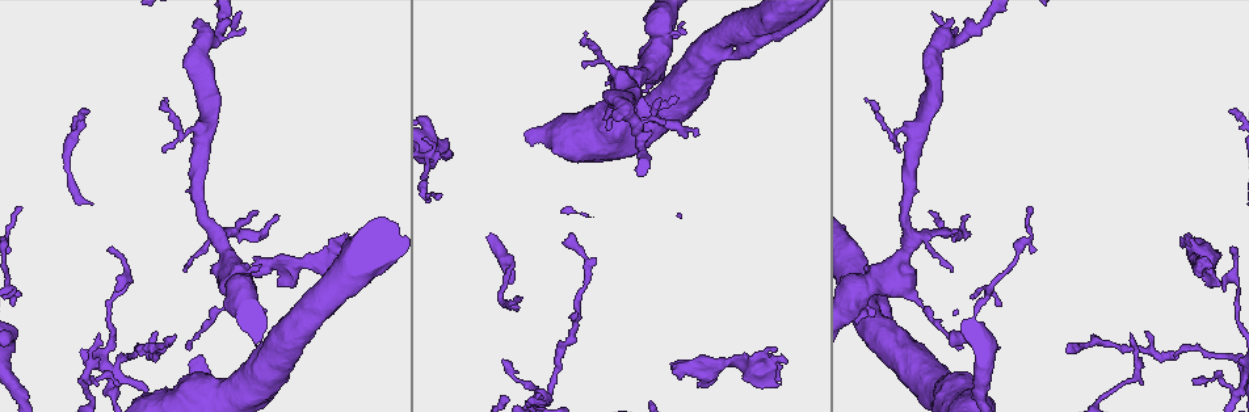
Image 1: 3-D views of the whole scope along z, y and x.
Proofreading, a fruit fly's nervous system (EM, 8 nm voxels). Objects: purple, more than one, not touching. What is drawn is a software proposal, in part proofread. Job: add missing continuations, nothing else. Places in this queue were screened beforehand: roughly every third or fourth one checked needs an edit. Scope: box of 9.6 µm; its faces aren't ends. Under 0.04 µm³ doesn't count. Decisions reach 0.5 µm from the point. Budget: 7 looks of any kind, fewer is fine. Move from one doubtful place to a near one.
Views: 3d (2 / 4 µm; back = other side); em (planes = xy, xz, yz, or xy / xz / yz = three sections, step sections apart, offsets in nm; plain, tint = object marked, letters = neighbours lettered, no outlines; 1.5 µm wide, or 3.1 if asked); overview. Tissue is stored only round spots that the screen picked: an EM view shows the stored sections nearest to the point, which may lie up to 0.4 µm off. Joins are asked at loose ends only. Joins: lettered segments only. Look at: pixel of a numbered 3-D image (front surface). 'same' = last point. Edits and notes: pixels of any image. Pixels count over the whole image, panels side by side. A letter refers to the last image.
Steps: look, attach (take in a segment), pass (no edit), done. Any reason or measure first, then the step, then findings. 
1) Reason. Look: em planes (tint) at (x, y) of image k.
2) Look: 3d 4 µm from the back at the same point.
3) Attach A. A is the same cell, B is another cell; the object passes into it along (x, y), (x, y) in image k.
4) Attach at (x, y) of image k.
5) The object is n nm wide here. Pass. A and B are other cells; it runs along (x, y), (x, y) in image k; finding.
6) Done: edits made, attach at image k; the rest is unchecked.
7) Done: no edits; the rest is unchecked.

Tapers out. Look: em xy step 8 (letters) at (1144, 332) of image 1.

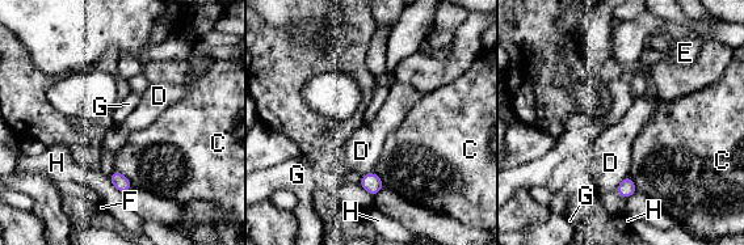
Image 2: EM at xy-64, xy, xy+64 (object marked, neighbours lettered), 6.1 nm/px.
Pass. C, D, E, F, G and H are other cells; a border runs along (627, 174), (614, 190) in image 2; none of them fits.

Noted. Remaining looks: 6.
Free end. Look: em planes (letters) at (1029, 207) of image 1.

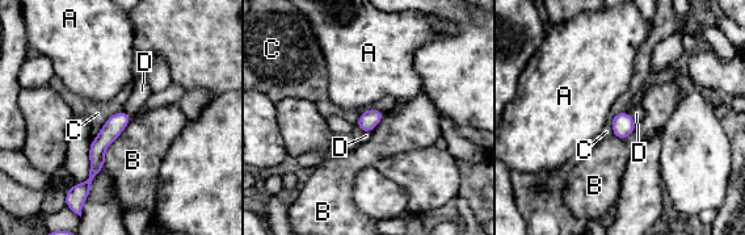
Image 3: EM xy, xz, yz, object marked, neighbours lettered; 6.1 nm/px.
Pass. A, B, C and D are other cells; a border runs along (122, 110), (112, 114), (92, 141) in image 3; no lettered segment goes on from it.

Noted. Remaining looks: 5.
Free end. Look: em planes (tint) at (277, 214) of image 1.

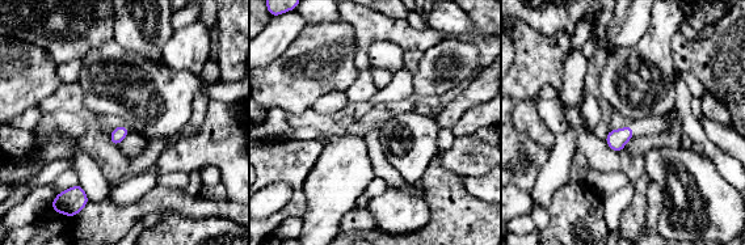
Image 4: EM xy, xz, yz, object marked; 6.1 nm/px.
Look: em planes (letters) at the same point.

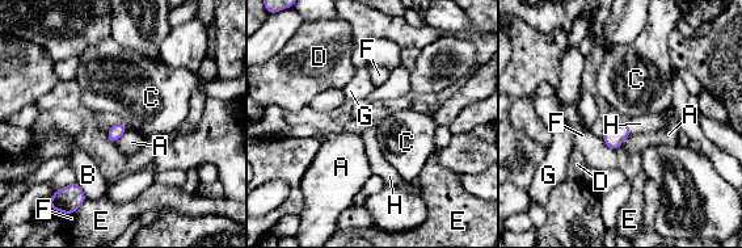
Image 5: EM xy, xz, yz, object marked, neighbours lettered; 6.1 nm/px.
The longest contact is with B, 140 nm. Attach H. H is the same cell, A, B, C, D, E, F and G are other cells; the neuron continues.

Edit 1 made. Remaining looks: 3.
Done: edits made, attach at image 5; the rest is unchecked.

